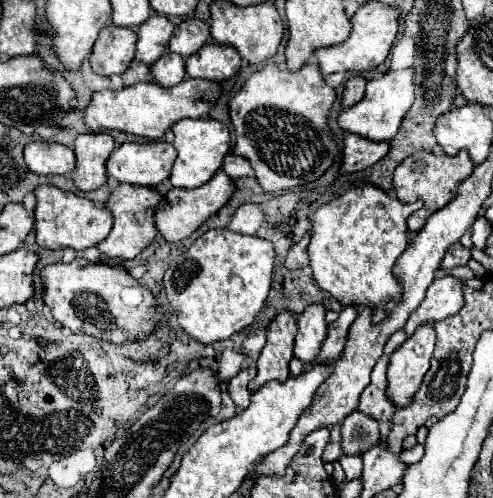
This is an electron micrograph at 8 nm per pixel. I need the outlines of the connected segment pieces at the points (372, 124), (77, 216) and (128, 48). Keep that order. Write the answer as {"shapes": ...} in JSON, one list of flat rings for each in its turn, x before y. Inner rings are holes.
{"shapes":[[[406,68,406,70,398,70,398,72,386,72,380,78,370,80,366,86,364,98,358,104,340,112,338,126,344,132,362,136,370,142,390,142,396,136,404,114,408,112,410,104,414,102,412,76,414,76,414,70]],[[38,186,36,194,36,210,34,210,34,230,36,242,42,248,58,250,72,246,74,250,84,250,102,242,112,230,112,214,106,208,96,208,90,200,80,198,72,192,64,192,56,186]],[[106,26,88,58,94,72,102,76,124,74,134,58,136,48,136,32,130,28,114,28]]]}

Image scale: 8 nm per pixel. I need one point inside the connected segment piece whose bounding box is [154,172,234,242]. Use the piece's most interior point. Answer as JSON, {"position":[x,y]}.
{"position":[185,210]}

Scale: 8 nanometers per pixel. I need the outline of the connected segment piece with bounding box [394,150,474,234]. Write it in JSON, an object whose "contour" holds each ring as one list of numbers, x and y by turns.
{"contour":[[422,150,422,152,414,152,406,160,402,160,402,164,398,164,398,168,394,172,396,196,402,202,416,202,416,200,424,202,424,206,408,218,408,230,412,234,418,234,422,230,422,226,426,224,426,220,434,212,438,212,450,200,454,200,454,196,458,192,458,184,462,184,472,174,472,168,474,168,474,164,472,164,468,152,458,152,458,156,450,158,446,154,444,156,434,156,432,152]]}

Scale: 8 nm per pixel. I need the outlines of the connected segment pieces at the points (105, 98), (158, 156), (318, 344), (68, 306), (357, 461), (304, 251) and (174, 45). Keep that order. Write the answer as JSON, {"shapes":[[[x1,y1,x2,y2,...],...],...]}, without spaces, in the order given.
{"shapes":[[[186,78,178,86,164,88,156,82,140,82,134,86,126,86,122,90,100,90,94,92,90,102,84,108,84,124,92,132,100,130,120,130,128,134,136,134,148,140,158,140,164,132,182,118,204,118,208,116,212,104,220,96,220,86,208,80,192,80]],[[126,142,110,154,106,170,124,184,156,186,170,176,174,160,176,150,168,142]],[[312,304,298,316,298,336,294,344,294,356,300,358,304,364,314,364,326,340,328,322,324,318,324,312,326,310,320,304]],[[76,258,70,264,48,264,40,272,42,284,44,284,44,304,50,308,54,320,58,320,64,328,70,332,78,334,90,334,100,340,110,340,110,342,126,342,126,340,136,340,144,338,150,334,160,322,166,322,164,310,156,306,154,296,146,286,142,286,138,280,134,280,120,264,102,264,102,262,90,262,84,258]],[[358,454,358,456,342,456,340,464,342,464,348,480,354,480,354,478,358,478,362,474,362,454]],[[306,234,298,244,294,244,286,256,284,266,288,270,298,270,308,266,308,242,310,242,310,234]],[[186,18,176,26,168,48,170,48,170,52,176,52,180,56,190,56,206,44,208,36,210,36,208,26,202,20]]]}

